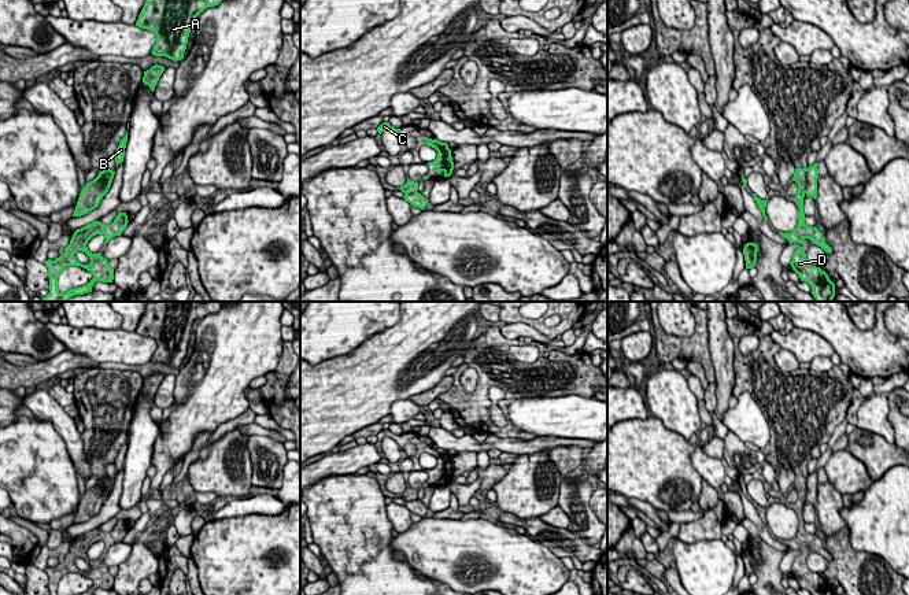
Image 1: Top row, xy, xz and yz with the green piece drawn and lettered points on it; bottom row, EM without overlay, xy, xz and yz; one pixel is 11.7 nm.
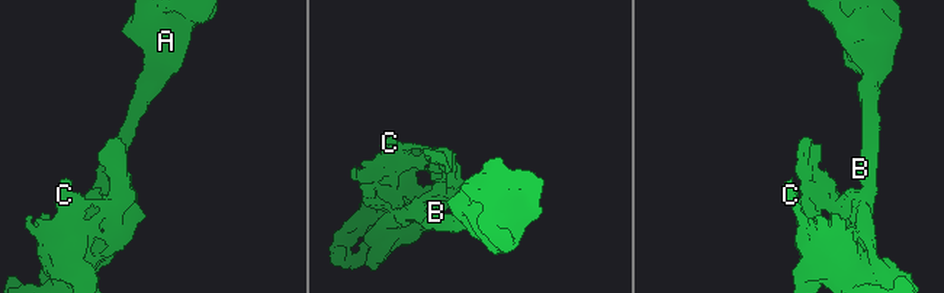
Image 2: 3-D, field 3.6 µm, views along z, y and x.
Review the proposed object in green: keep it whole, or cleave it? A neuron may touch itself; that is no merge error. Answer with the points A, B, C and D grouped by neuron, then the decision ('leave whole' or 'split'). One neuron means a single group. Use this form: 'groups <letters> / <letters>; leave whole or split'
groups A B / C D; split

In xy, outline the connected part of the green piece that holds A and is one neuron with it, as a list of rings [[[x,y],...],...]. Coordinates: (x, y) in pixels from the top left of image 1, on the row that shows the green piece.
[[[145,0],[136,26],[155,33],[152,55],[184,59],[195,18],[222,0]]]

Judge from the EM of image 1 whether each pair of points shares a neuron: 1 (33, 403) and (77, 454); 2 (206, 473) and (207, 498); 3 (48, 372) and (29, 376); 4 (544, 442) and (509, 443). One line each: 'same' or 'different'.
1: same
2: different
3: same
4: same

